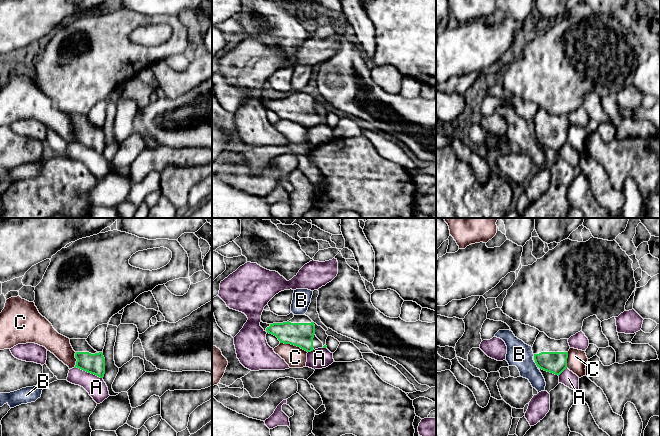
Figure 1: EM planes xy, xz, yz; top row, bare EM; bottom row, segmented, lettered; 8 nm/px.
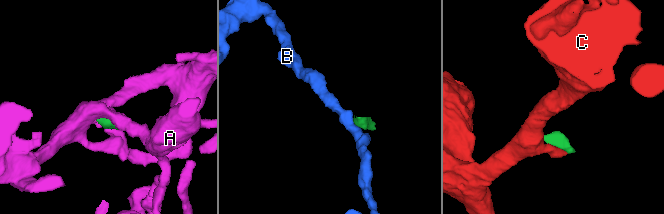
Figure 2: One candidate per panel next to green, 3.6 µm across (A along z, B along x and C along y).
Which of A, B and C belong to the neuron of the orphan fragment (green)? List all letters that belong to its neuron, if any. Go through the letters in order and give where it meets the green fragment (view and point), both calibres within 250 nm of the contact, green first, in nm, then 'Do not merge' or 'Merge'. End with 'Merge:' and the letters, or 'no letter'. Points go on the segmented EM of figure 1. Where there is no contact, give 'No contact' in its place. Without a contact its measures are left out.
A: Touches green at xy (88, 372). Thickness 160 nm (green) against 160 nm. Do not merge
B: Touches green at yz (536, 364). Thickness 180 nm (green) against 200 nm. Do not merge
C: Touches green at xz (294, 345). Thickness 190 nm (green) against 170 nm. Do not merge
Merge: no letter

